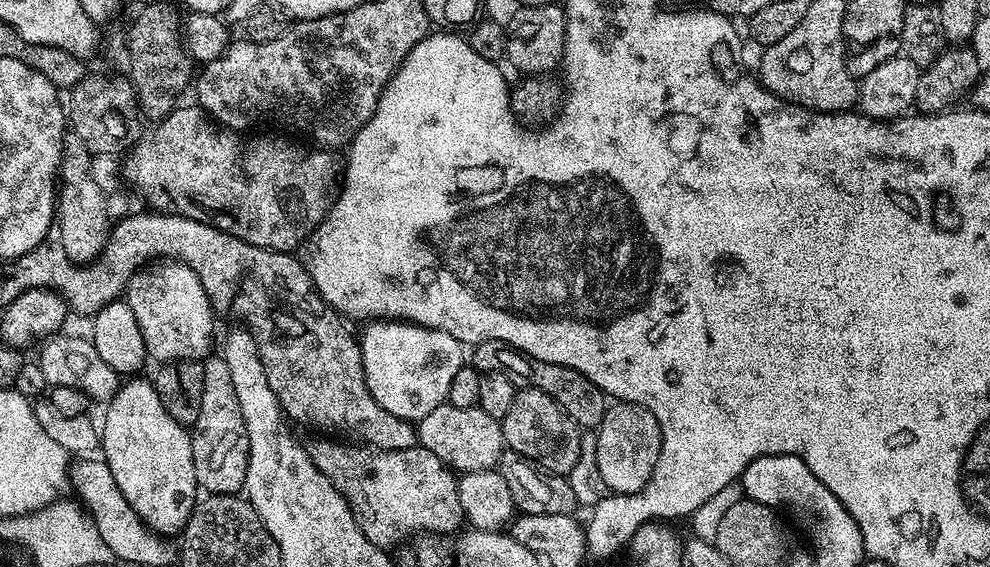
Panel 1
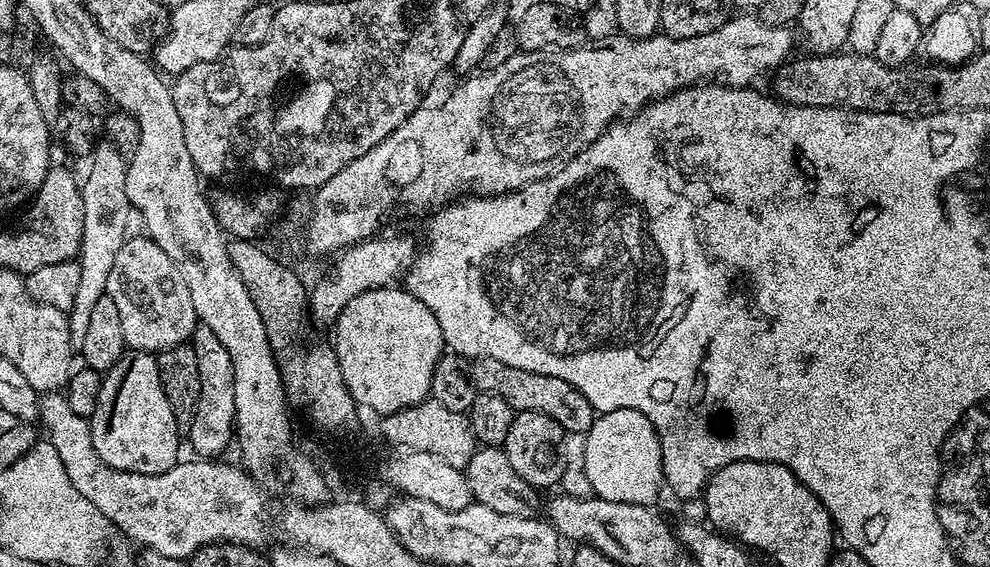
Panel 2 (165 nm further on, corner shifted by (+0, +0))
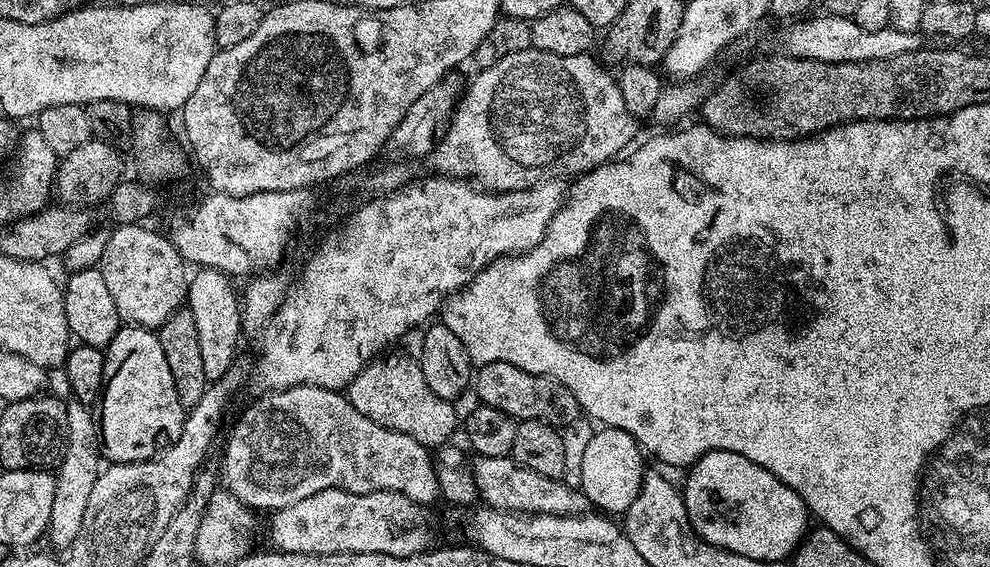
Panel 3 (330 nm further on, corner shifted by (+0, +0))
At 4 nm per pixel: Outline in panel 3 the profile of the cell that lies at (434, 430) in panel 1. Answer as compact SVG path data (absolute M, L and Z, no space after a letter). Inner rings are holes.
M388 356L376 358L369 362L359 374L353 378L352 383L346 389L348 400L366 418L378 422L378 426L386 426L398 434L406 434L414 438L423 448L435 450L441 448L453 439L452 435L456 432L456 407L457 405L451 400L438 398L430 386L426 386L426 378L420 369L419 359L408 356Z

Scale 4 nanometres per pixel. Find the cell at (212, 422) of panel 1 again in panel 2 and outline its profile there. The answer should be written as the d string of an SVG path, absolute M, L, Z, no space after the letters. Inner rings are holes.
M197 323L190 341L194 354L198 354L198 378L202 378L202 394L198 398L198 410L194 414L194 422L186 433L186 440L192 443L197 457L220 458L227 450L228 443L233 443L236 426L234 410L234 362L230 362L230 354L226 354L226 346L218 342L218 334L210 330L210 326Z

